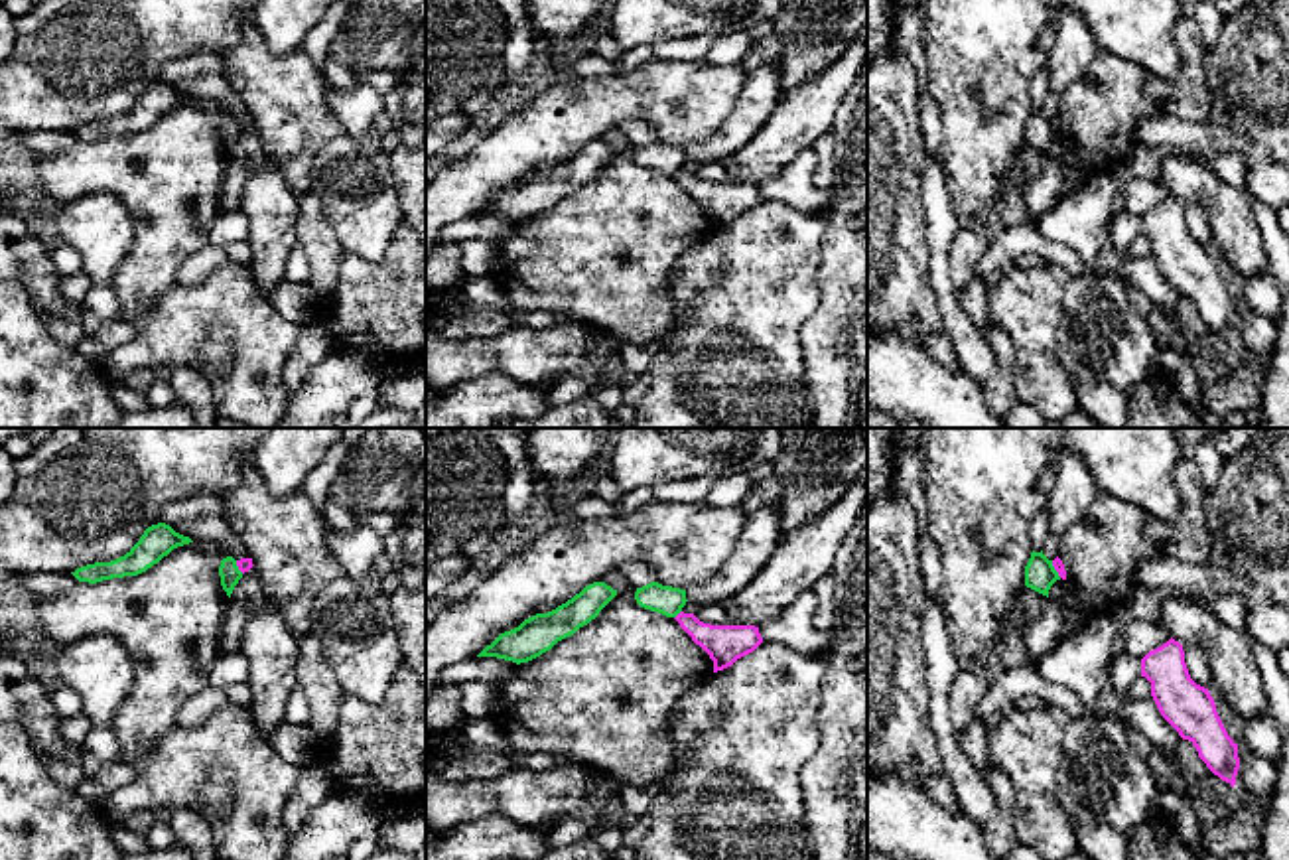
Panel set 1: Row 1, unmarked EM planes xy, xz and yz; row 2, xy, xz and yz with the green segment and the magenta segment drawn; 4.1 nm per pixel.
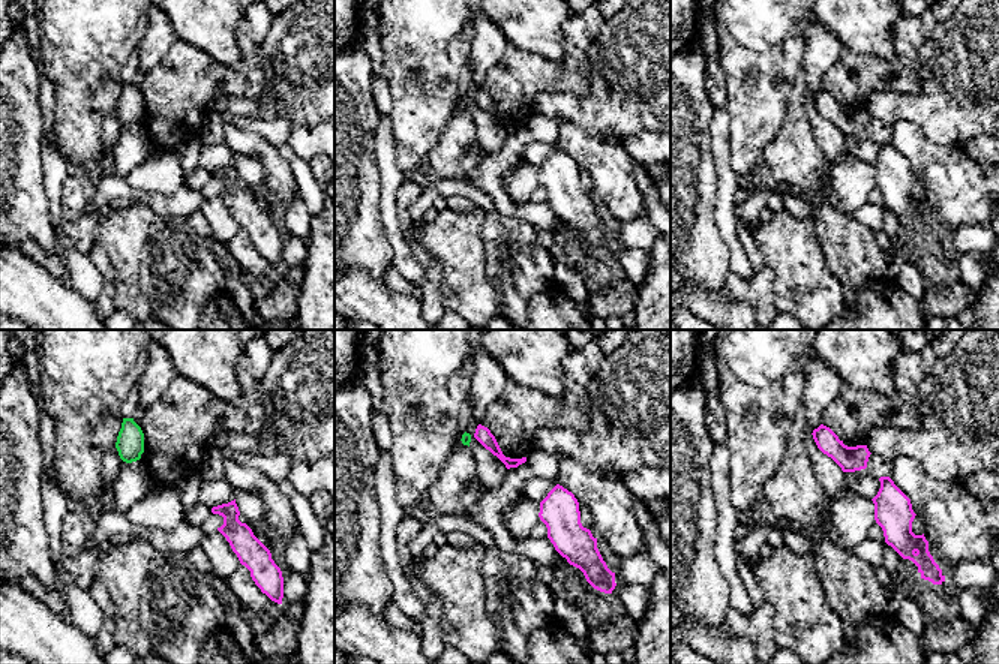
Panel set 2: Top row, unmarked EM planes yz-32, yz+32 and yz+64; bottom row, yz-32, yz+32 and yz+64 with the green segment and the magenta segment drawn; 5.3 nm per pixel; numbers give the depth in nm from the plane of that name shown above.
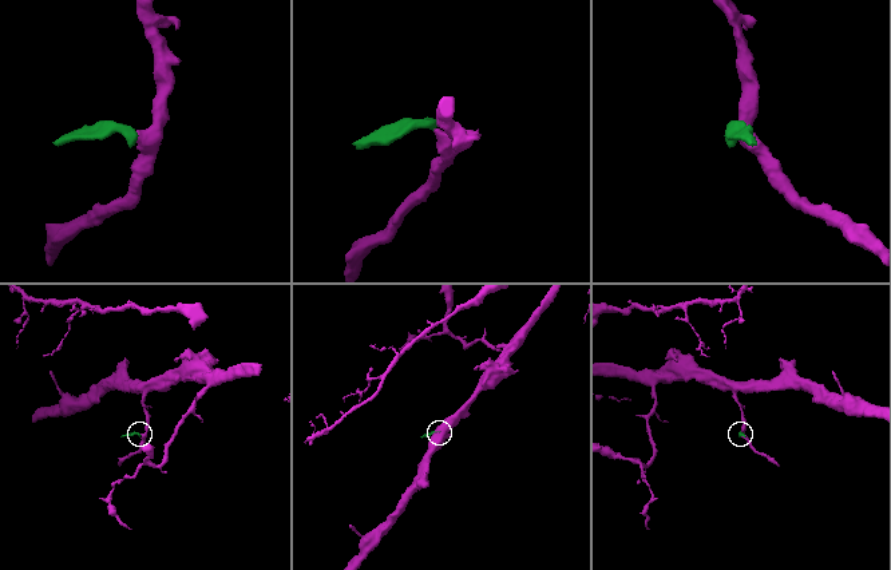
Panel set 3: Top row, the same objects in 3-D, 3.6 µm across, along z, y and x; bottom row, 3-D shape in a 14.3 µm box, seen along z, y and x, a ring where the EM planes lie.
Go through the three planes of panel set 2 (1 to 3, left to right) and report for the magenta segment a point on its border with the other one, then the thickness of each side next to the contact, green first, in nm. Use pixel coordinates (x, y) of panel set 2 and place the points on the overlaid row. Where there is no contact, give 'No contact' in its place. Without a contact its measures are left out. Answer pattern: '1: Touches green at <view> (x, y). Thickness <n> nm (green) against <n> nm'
1: No contact
2: No contact
3: No contact

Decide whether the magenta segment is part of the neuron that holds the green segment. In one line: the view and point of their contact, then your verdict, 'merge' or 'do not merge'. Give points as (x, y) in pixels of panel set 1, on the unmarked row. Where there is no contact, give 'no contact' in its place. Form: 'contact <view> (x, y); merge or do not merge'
contact xz (678, 170); merge

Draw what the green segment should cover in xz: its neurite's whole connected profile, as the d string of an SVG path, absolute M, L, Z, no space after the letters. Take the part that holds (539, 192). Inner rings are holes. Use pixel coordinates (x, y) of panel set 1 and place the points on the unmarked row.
M593 140L556 168L536 172L518 185L501 191L477 215L497 215L516 223L528 221L595 178L615 154L617 148L605 140Z

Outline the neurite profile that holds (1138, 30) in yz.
M1064 0L1064 10L1084 20L1098 47L1161 79L1179 79L1173 28L1187 14L1179 0Z

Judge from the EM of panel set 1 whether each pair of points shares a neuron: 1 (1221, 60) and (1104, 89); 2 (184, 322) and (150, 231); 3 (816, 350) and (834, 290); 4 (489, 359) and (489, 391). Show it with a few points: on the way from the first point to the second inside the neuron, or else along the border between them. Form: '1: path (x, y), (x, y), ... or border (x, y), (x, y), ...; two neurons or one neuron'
1: border (1207, 50), (1203, 73); two neurons
2: border (176, 283), (144, 324); two neurons
3: path (826, 336), (834, 304); one neuron
4: border (535, 383), (505, 373), (481, 373), (446, 391); two neurons

